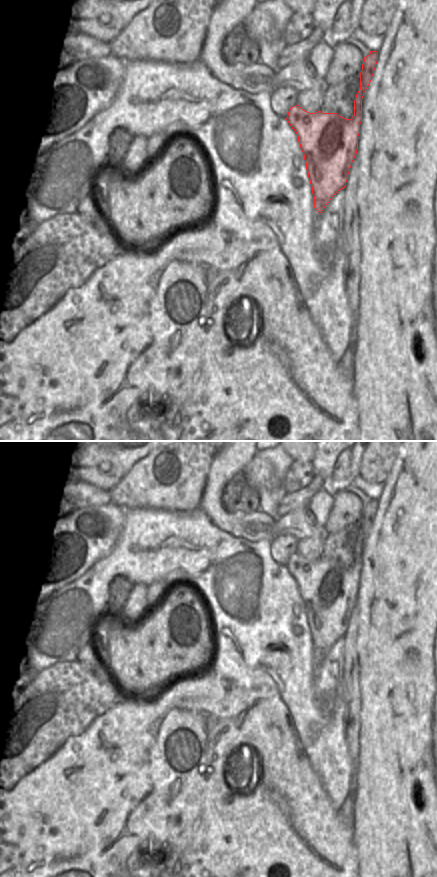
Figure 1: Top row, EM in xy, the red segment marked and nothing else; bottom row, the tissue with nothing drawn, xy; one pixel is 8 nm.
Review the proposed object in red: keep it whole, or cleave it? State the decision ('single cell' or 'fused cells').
single cell

